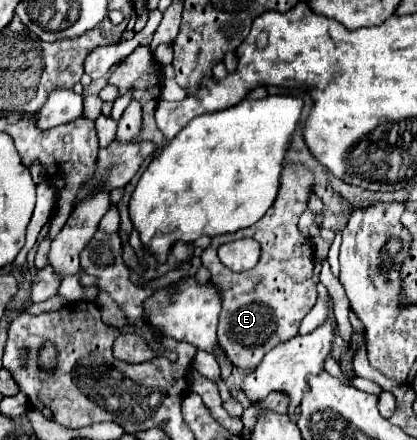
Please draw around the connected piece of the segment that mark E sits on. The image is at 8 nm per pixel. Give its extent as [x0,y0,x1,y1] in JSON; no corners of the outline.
[202,164,316,370]

